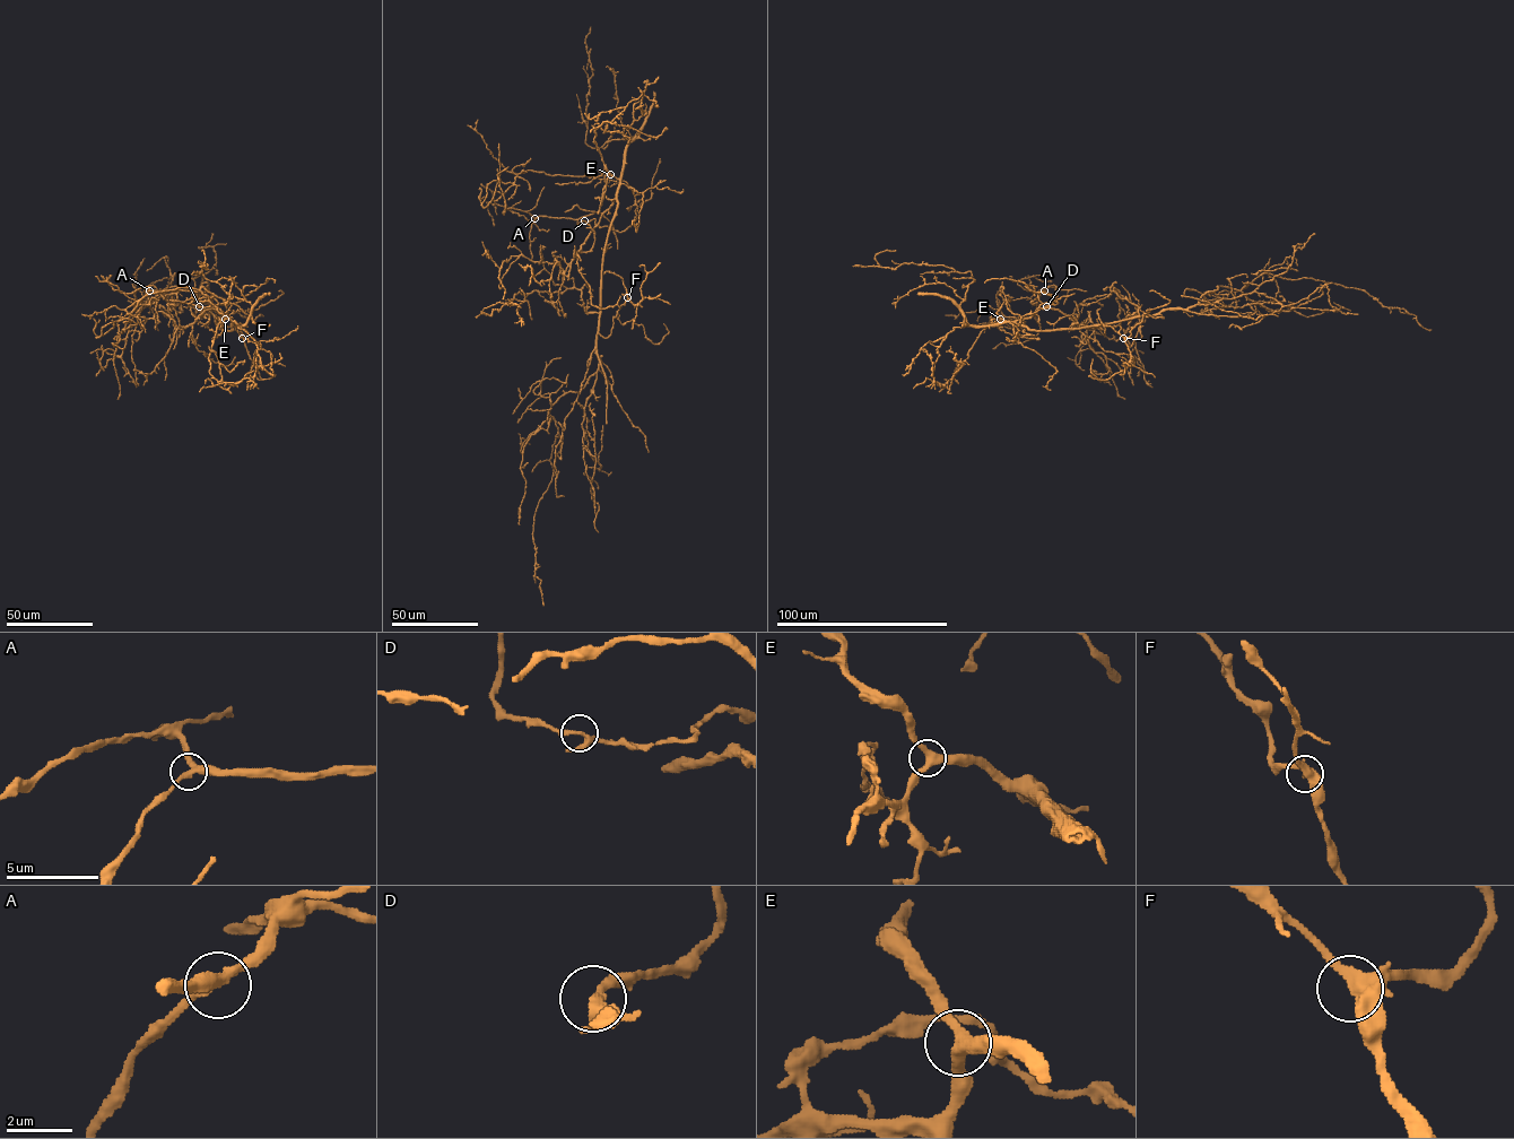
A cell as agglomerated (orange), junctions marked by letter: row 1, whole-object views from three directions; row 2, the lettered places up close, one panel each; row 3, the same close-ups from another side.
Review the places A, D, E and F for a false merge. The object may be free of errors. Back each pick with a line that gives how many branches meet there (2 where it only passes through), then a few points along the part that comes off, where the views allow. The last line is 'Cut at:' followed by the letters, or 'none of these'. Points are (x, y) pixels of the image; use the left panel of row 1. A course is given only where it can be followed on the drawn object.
Cut at: none of these

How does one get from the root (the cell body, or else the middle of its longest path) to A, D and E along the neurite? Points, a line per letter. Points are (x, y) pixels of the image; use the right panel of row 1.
A: (1116, 321), (1049, 330), (1019, 325), (1016, 321), (1035, 312), (1042, 303), (1038, 292), (1044, 290)
D: (1116, 321), (1049, 330), (1027, 329), (1016, 322), (1038, 309), (1038, 292), (1049, 293), (1053, 300), (1046, 306)
E: (1116, 321), (1035, 330), (1000, 319)

